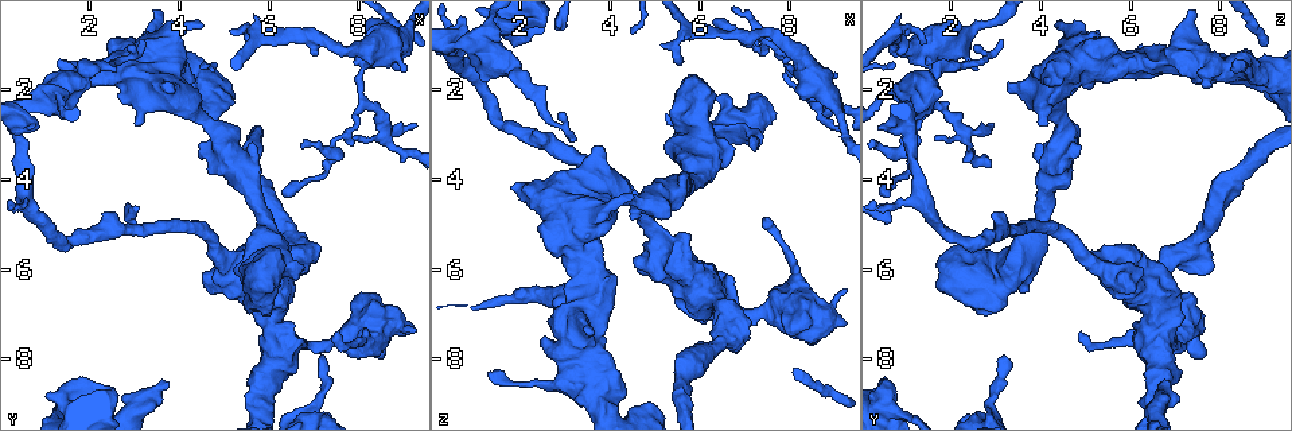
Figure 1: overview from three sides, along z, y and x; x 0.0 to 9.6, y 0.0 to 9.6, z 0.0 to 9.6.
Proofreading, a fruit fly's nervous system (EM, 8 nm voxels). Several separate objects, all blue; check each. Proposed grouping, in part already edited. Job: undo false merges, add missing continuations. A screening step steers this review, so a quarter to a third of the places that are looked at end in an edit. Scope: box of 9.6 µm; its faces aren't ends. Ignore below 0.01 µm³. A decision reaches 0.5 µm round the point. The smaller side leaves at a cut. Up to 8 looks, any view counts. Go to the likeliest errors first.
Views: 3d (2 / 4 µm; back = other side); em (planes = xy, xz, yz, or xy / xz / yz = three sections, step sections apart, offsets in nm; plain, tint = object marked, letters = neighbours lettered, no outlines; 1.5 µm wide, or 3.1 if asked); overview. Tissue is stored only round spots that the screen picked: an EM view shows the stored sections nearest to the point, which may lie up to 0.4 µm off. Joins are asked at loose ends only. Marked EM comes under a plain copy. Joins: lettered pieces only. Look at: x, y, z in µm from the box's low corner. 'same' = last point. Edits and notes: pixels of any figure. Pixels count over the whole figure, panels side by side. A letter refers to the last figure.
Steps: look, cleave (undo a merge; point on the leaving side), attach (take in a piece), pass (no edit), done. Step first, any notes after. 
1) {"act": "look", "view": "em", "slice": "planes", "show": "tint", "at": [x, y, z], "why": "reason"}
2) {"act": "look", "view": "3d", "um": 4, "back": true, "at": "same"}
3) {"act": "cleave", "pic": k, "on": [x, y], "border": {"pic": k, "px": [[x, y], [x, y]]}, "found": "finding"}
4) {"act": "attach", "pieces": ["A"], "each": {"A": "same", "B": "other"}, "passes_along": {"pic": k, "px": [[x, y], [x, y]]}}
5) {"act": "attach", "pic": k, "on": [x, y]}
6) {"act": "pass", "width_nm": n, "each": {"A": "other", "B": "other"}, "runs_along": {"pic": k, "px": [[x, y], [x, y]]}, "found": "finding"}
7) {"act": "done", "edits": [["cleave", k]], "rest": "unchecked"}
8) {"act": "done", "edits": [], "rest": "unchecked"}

{"act": "look", "view": "em", "slice": "xz", "step": 4, "show": "tint", "at": [8.70, 1.05, 1.95], "why": "four-way junction"}

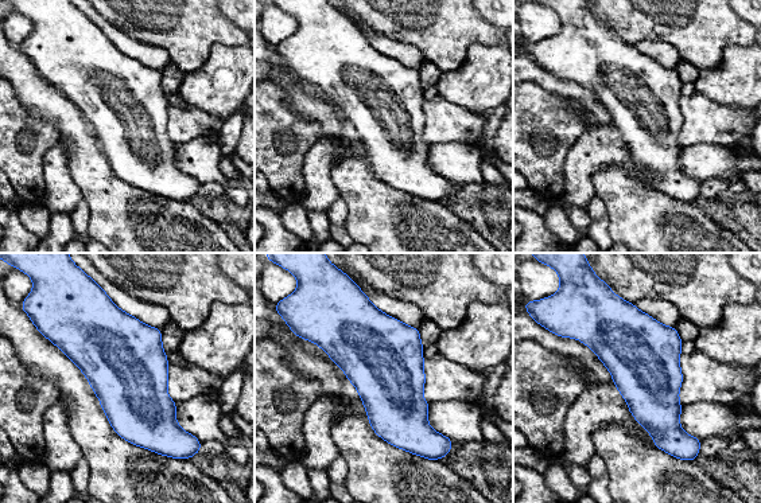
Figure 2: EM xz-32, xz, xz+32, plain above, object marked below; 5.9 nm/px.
{"act": "look", "view": "em", "slice": "planes", "show": "letters", "at": "same", "why": "cut it another way"}

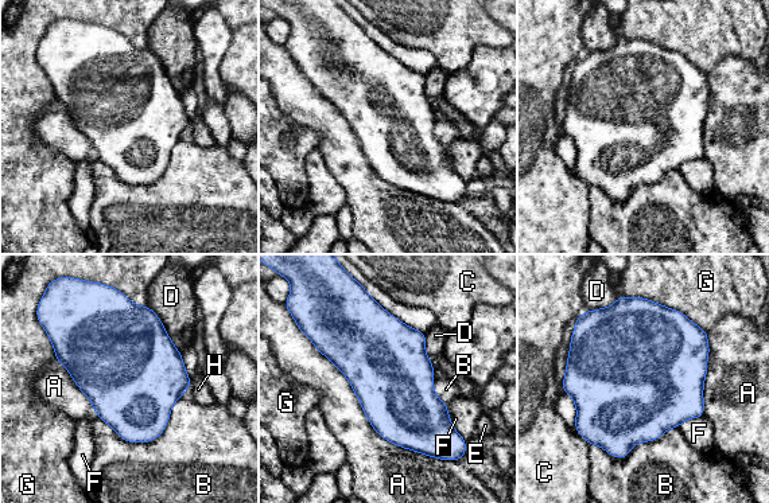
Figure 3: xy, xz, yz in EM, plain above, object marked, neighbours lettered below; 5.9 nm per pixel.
{"act": "pass", "each": {"A": "other", "B": "other", "C": "other", "D": "other", "E": "other", "F": "other", "G": "other", "H": "other"}, "border": {"pic": 3, "px": [[309, 338], [379, 435], [441, 459]]}, "found": "one neuron here"}

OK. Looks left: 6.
{"act": "look", "view": "3d", "um": 4, "back": true, "at": [1.25, 1.40, 8.35], "why": "tapers out"}

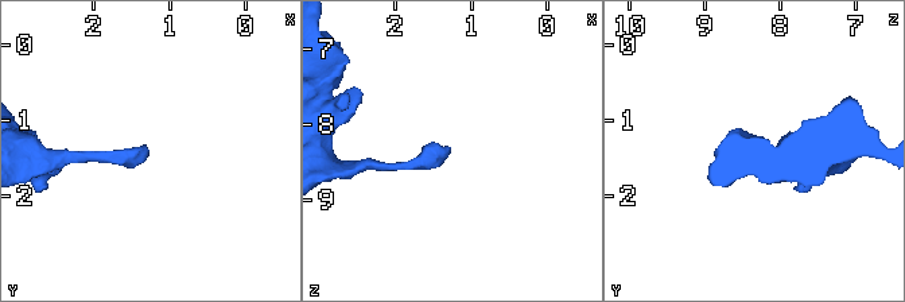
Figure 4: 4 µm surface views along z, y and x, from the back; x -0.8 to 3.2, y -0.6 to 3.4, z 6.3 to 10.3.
{"act": "look", "view": "em", "slice": "planes", "show": "letters", "at": [1.25, 1.35, 8.30]}

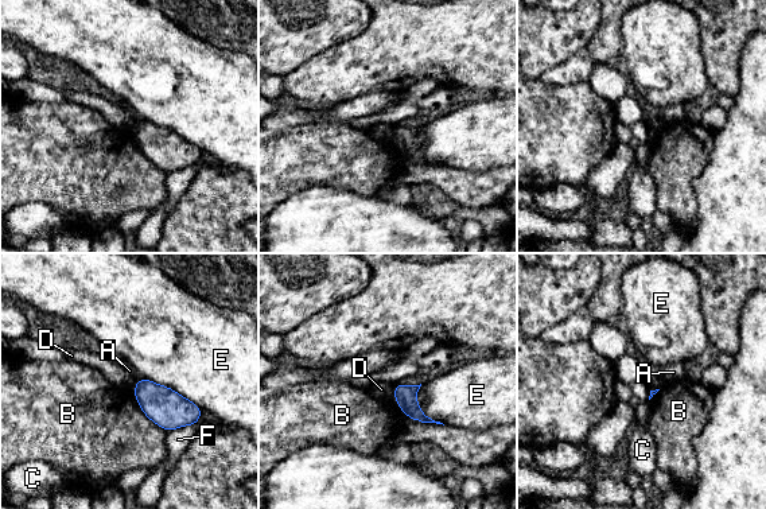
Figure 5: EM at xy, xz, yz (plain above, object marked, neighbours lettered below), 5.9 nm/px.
{"act": "pass", "each": {"A": "other", "B": "other", "C": "other", "D": "other", "E": "other", "F": "other"}, "found": "none of them fits"}

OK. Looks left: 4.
{"act": "look", "view": "3d", "um": 2, "at": [8.10, 7.65, 5.90], "why": "sudden change in width"}

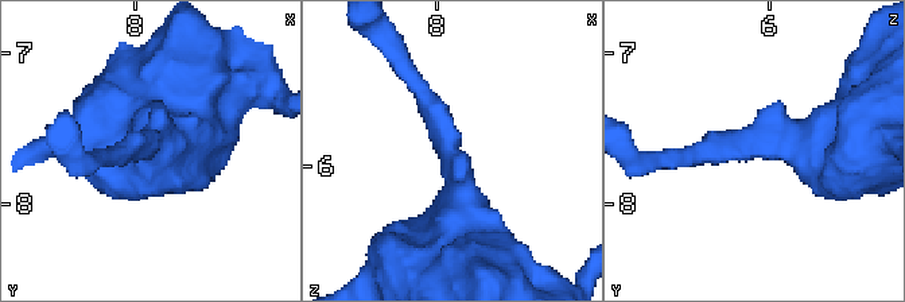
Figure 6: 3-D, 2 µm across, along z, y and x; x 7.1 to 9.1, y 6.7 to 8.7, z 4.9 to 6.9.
{"act": "look", "view": "em", "slice": "planes", "show": "tint", "at": [8.10, 7.60, 5.92]}

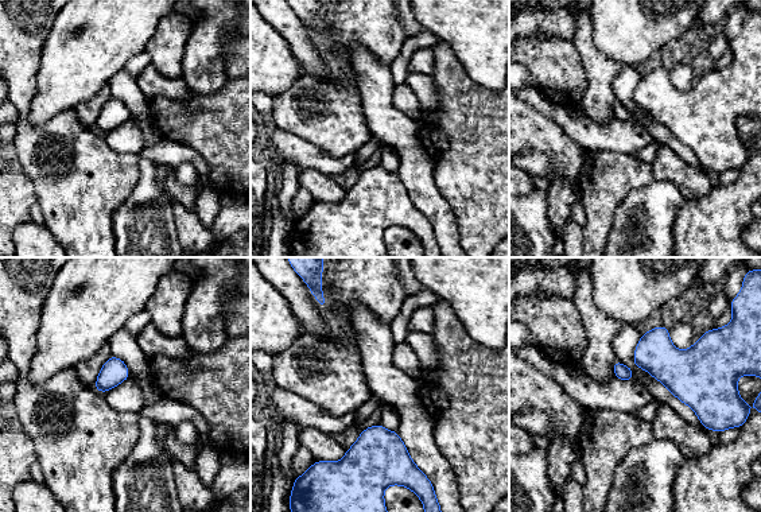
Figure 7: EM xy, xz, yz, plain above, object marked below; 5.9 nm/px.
{"act": "look", "view": "em", "slice": "planes", "show": "letters", "at": "same", "why": "what lies round it"}

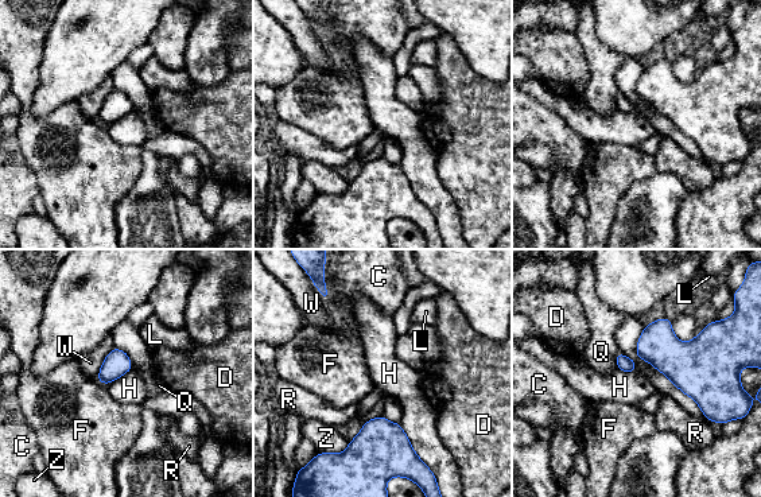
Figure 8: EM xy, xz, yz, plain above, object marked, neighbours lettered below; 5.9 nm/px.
{"act": "pass", "each": {"C": "other", "D": "other", "F": "other", "H": "other", "L": "other", "Q": "other", "R": "other", "W": "other", "Z": "other"}, "border": {"pic": 8, "px": [[399, 423], [420, 459]]}, "found": "continuous, no second neuron"}

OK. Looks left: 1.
{"act": "done", "edits": [], "rest": "unchecked"}

